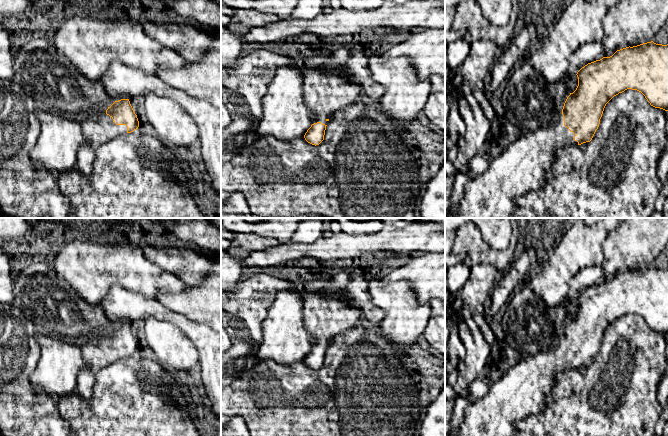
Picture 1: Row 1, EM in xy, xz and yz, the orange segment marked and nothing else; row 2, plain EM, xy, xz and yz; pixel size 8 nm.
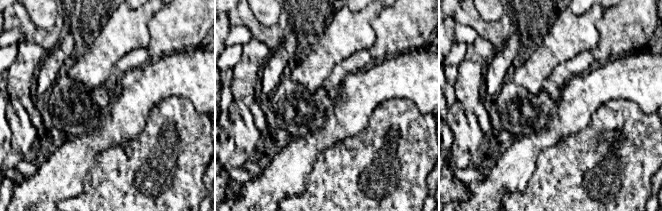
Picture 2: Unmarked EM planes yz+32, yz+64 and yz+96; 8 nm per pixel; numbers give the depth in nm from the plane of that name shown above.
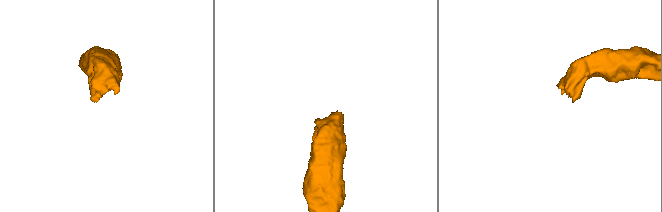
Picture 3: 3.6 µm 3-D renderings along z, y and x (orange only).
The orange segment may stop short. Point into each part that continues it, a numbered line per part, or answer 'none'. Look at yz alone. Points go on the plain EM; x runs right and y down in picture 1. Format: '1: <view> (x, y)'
1: yz (524, 389)

